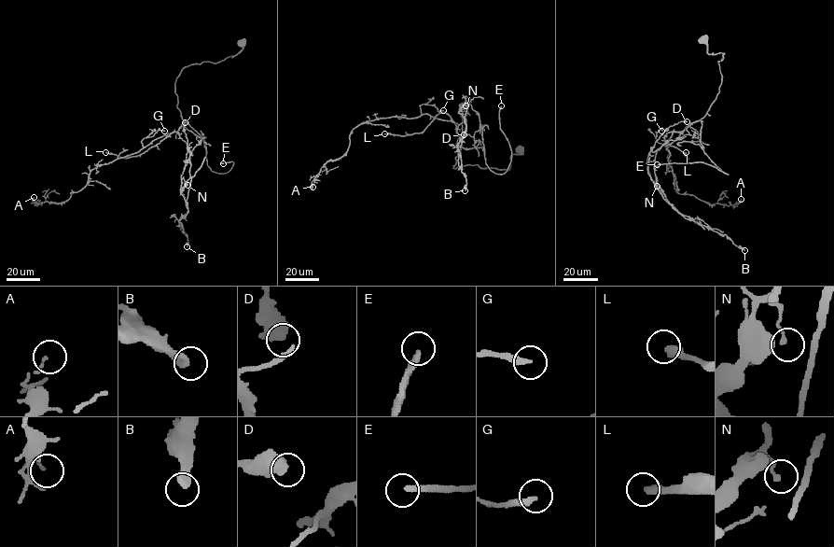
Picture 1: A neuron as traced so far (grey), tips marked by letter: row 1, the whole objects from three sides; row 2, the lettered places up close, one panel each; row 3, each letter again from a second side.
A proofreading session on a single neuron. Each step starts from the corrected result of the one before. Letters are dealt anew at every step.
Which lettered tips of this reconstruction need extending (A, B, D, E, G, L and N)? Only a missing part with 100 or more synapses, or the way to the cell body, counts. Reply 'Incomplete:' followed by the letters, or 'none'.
Incomplete: E, L

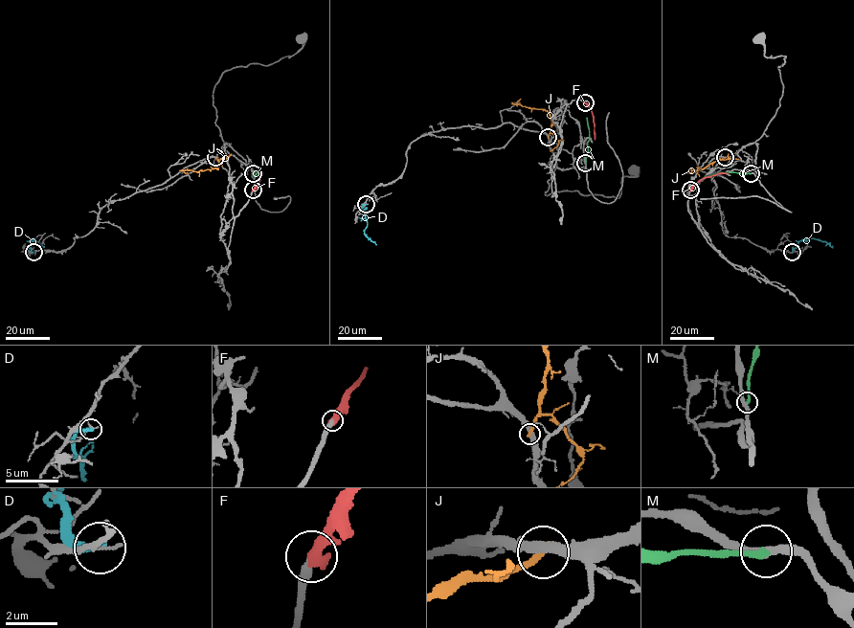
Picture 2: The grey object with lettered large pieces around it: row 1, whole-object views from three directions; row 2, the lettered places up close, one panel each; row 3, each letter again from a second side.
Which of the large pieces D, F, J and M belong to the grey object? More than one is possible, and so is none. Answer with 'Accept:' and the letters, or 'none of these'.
Accept: F

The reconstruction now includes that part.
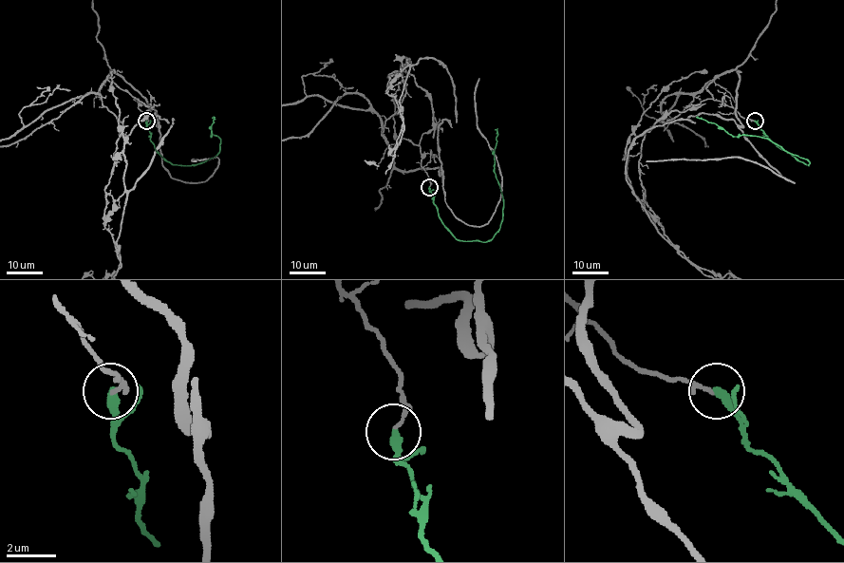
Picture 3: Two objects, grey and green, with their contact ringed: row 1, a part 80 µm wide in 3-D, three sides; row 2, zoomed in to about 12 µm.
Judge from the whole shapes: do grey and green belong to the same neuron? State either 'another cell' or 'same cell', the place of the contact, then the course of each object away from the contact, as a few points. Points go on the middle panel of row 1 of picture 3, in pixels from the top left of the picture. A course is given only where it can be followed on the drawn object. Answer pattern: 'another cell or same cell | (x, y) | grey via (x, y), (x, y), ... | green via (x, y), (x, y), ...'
same cell | (429, 187) | green via (429, 187), (440, 221), (459, 240), (489, 241), (502, 218), (503, 199), (495, 164), (495, 129)

